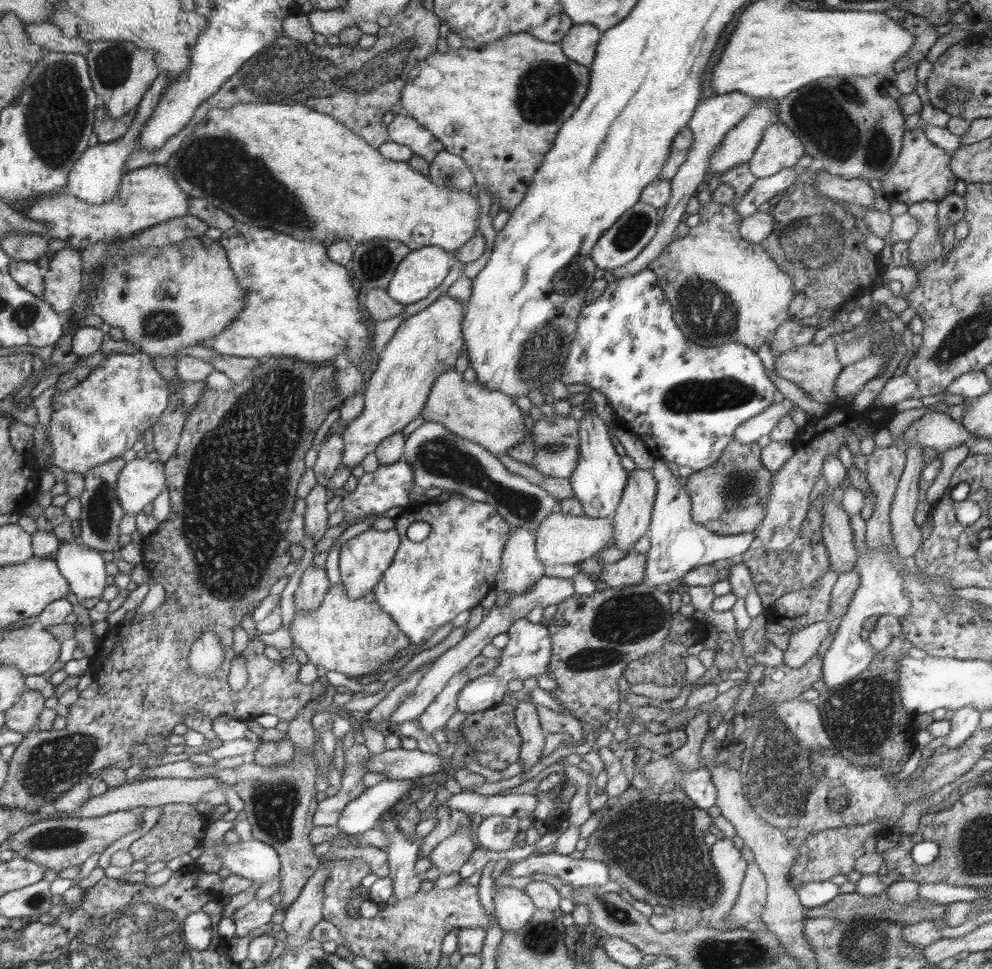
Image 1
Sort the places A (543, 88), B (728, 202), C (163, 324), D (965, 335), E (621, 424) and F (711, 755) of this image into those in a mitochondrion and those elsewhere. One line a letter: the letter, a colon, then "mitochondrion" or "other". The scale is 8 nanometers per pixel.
A: mitochondrion
B: other
C: mitochondrion
D: mitochondrion
E: other
F: other

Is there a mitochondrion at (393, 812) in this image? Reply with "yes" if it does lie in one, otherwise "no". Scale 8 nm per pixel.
no

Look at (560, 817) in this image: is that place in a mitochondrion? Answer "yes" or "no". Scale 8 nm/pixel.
no

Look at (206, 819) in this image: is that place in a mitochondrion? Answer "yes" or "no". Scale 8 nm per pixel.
no

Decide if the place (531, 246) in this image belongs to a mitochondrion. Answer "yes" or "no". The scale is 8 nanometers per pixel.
no

